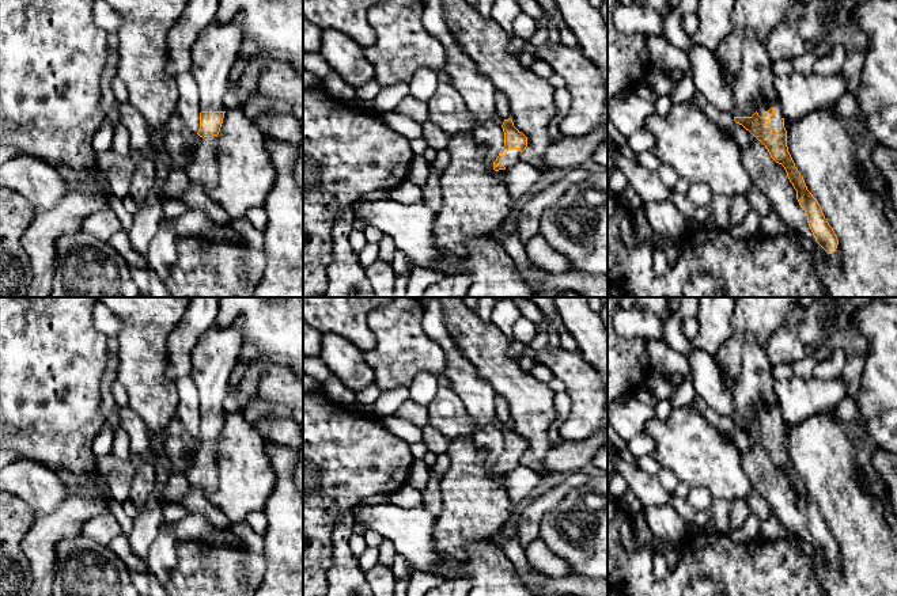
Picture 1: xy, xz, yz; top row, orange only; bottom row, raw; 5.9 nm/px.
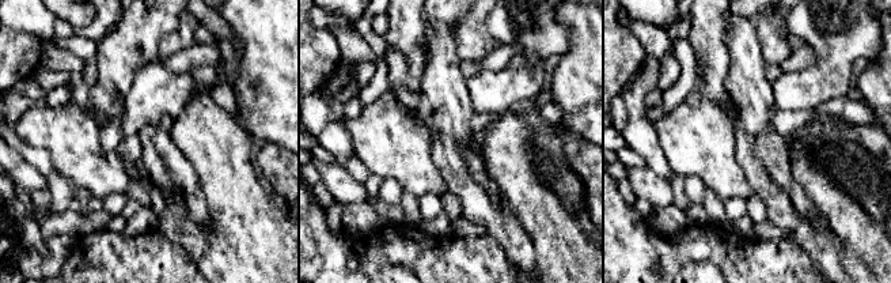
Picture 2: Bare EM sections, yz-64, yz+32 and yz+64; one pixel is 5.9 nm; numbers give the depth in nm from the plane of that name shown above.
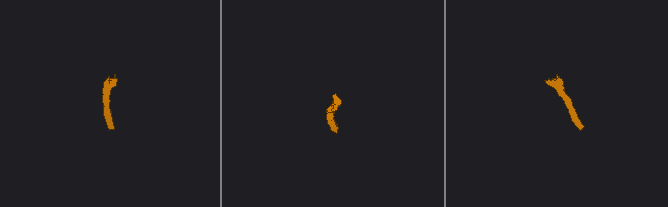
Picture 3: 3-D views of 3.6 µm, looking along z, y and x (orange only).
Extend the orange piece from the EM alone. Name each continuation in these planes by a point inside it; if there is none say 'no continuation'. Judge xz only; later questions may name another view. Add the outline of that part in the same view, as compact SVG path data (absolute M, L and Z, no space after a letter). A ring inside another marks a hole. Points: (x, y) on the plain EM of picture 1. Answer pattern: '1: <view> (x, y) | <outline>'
1: xz (513, 460) | M508 453L502 462L502 468L508 472L519 466L522 456L519 453Z

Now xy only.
1: xy (215, 356) | M242 320L230 327L207 330L192 352L190 372L200 399L200 415L226 415L223 402L230 392L230 376L242 349Z
2: xy (203, 473) | M217 440L201 443L185 474L190 486L201 490L204 494L212 493L217 487L216 448Z

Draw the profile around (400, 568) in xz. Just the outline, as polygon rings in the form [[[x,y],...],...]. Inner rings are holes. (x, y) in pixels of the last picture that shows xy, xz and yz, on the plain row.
[[[397,555],[397,558],[394,559],[394,562],[391,565],[391,570],[393,570],[393,573],[395,574],[397,578],[406,578],[406,577],[409,577],[408,563],[400,555]]]

